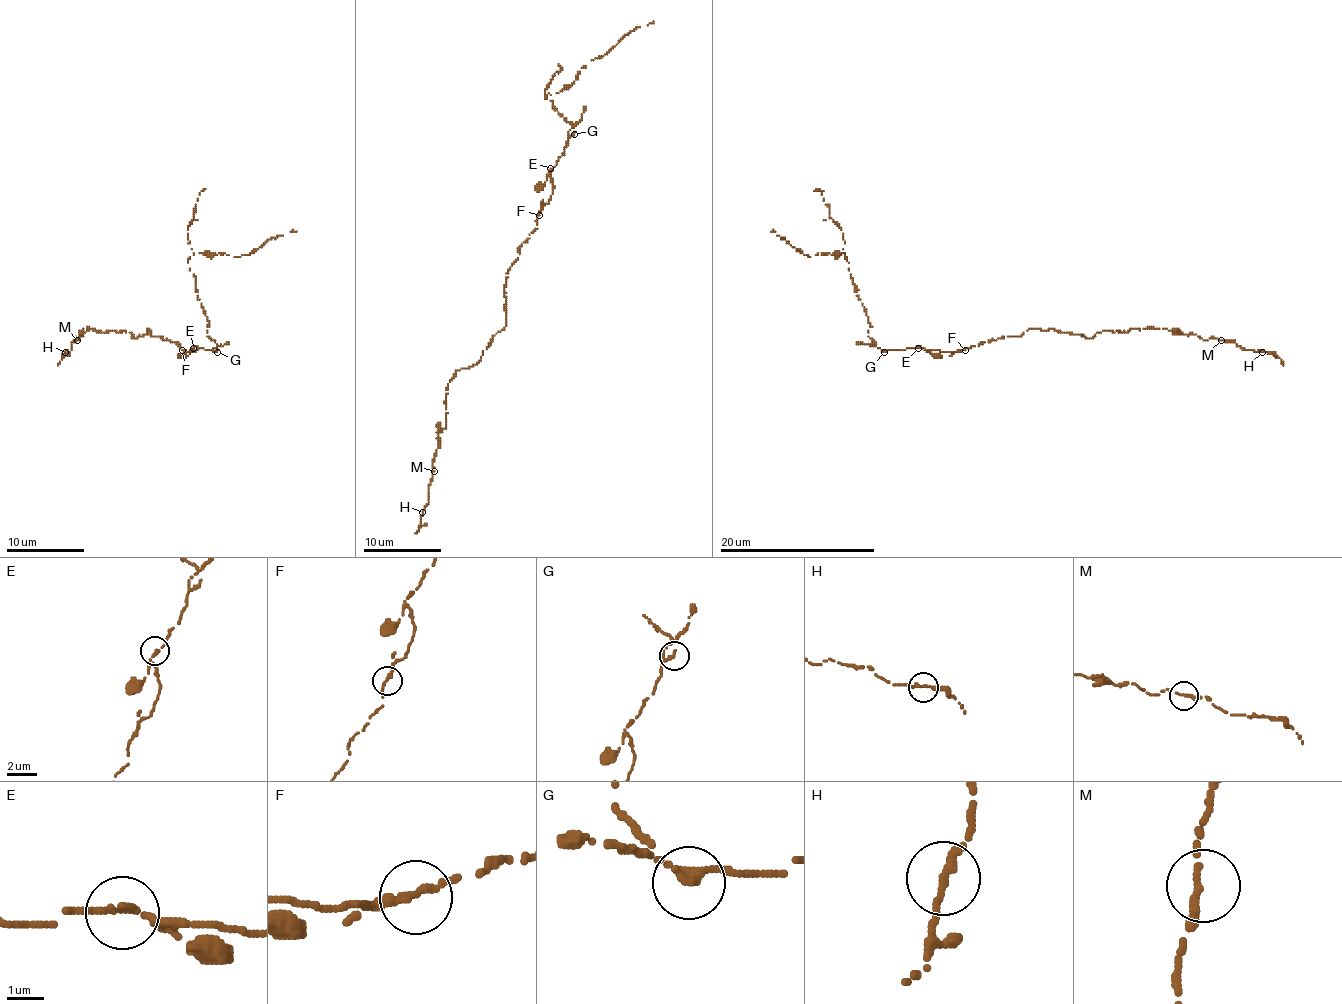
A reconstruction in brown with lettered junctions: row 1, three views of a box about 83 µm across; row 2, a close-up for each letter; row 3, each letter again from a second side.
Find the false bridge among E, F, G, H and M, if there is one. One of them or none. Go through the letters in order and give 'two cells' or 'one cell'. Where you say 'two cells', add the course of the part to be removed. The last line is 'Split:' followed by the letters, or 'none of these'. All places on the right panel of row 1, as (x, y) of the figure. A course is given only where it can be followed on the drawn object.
E: one cell
F: one cell
G: two cells | (884, 352), (868, 336), (868, 321), (856, 295), (845, 253), (818, 253), (808, 257), (771, 231)
H: one cell
M: one cell
Split: G

